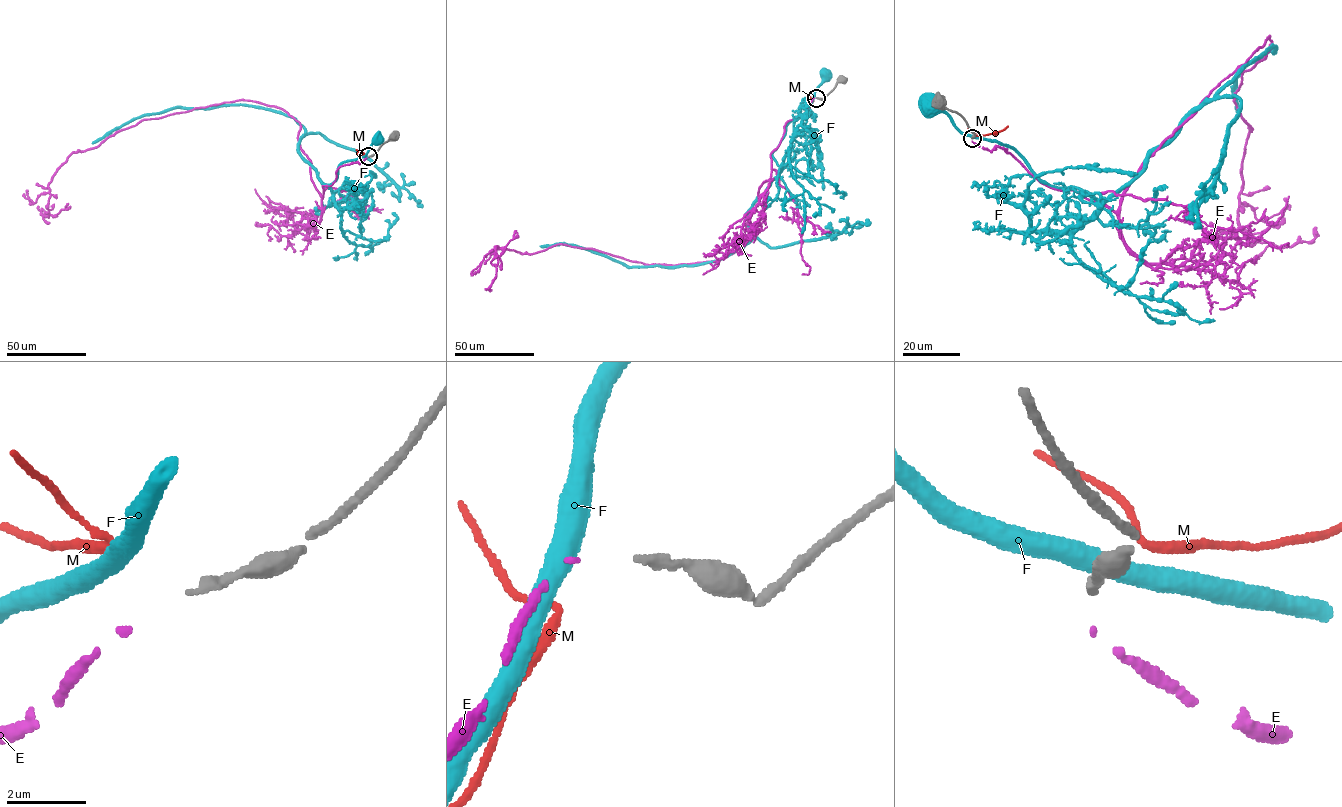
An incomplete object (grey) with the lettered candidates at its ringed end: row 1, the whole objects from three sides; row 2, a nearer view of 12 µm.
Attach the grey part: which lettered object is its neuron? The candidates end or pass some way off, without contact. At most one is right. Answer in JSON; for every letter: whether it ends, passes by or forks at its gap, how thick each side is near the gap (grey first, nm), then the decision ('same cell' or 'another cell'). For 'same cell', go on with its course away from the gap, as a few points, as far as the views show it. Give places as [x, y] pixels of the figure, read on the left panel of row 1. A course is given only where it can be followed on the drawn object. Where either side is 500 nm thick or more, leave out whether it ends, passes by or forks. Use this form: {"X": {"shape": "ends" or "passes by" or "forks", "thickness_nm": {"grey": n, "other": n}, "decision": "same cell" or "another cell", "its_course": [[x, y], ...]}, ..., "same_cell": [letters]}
{"E": {"shape": "ends", "thickness_nm": {"grey": 240, "other": 100}, "decision": "same cell", "its_course": [[366, 158], [322, 197], [300, 123], [237, 100], [72, 153], [48, 217], [38, 206]]}, "F": {"shape": "passes by", "thickness_nm": {"grey": 240, "other": 480}, "decision": "another cell"}, "M": {"shape": "passes by", "thickness_nm": {"grey": 240, "other": 200}, "decision": "another cell"}, "same_cell": ["E"]}

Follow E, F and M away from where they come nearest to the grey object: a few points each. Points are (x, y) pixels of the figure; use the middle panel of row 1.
E: (814, 98), (784, 127), (748, 239), (731, 255), (647, 265), (561, 244), (532, 254), (496, 246), (486, 289)
F: (814, 97), (814, 91), (825, 74)
M: (813, 99), (804, 118)

